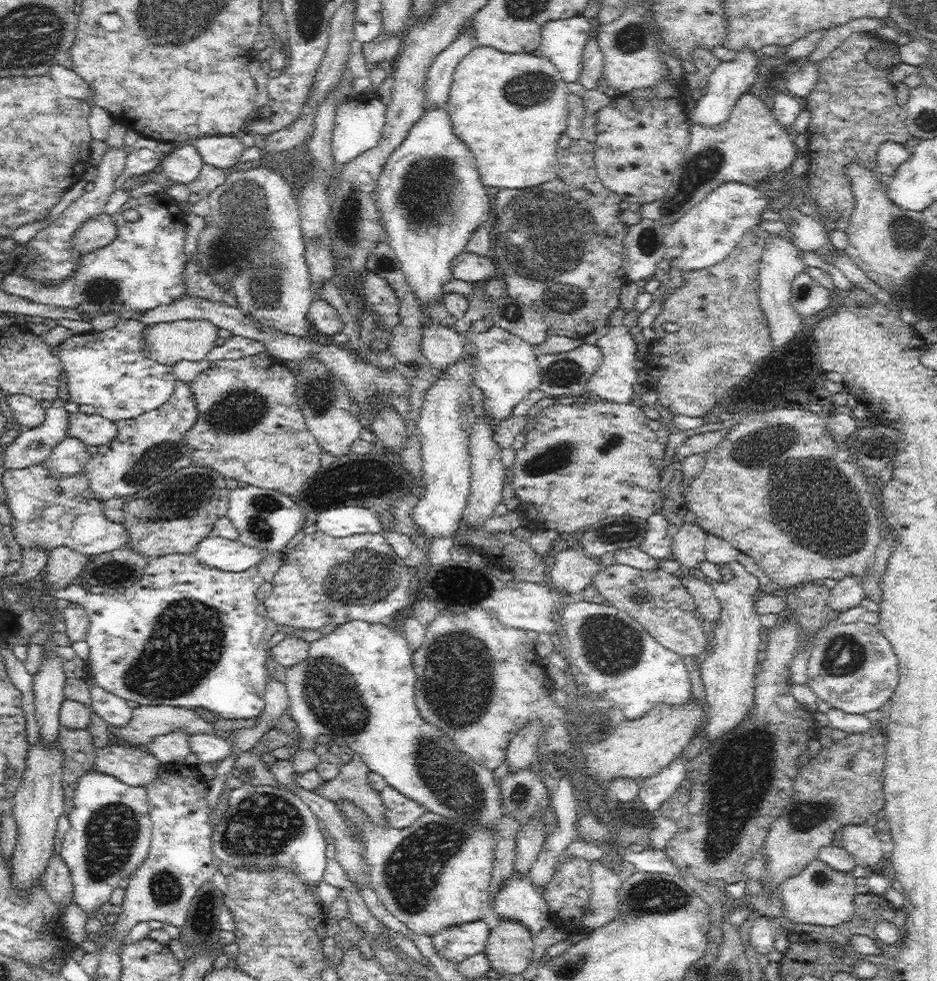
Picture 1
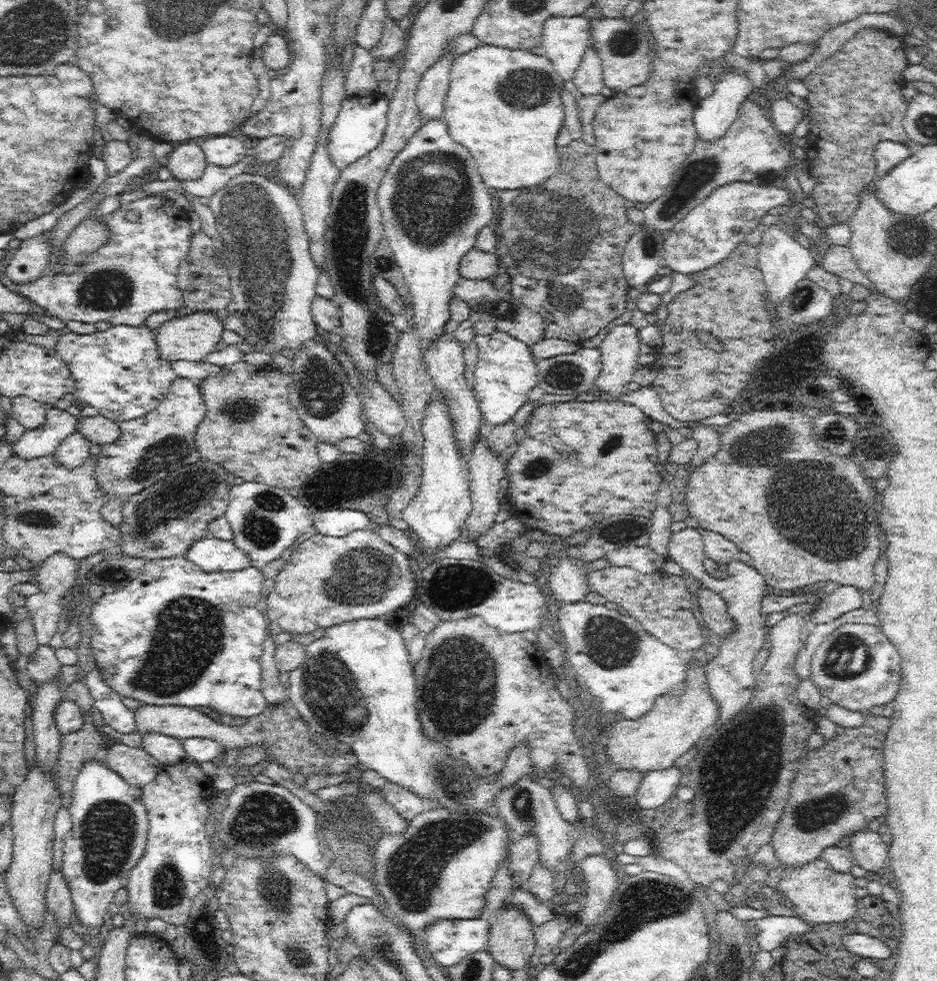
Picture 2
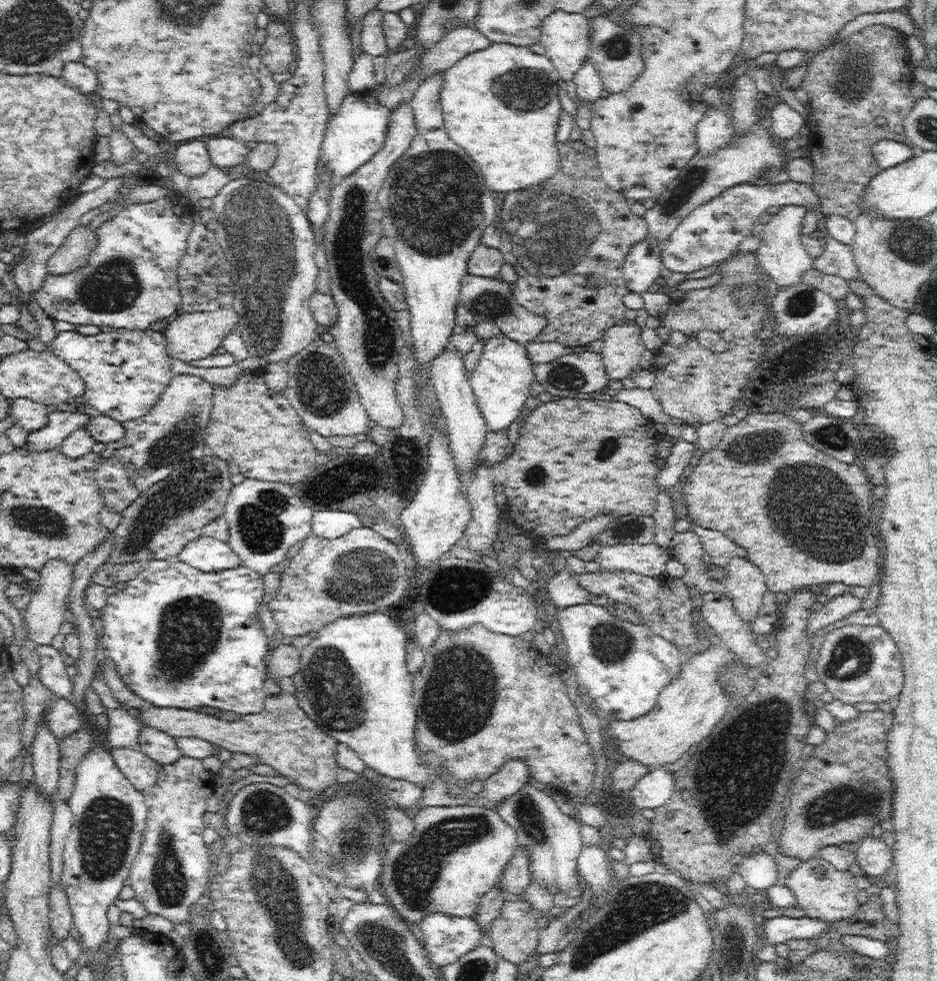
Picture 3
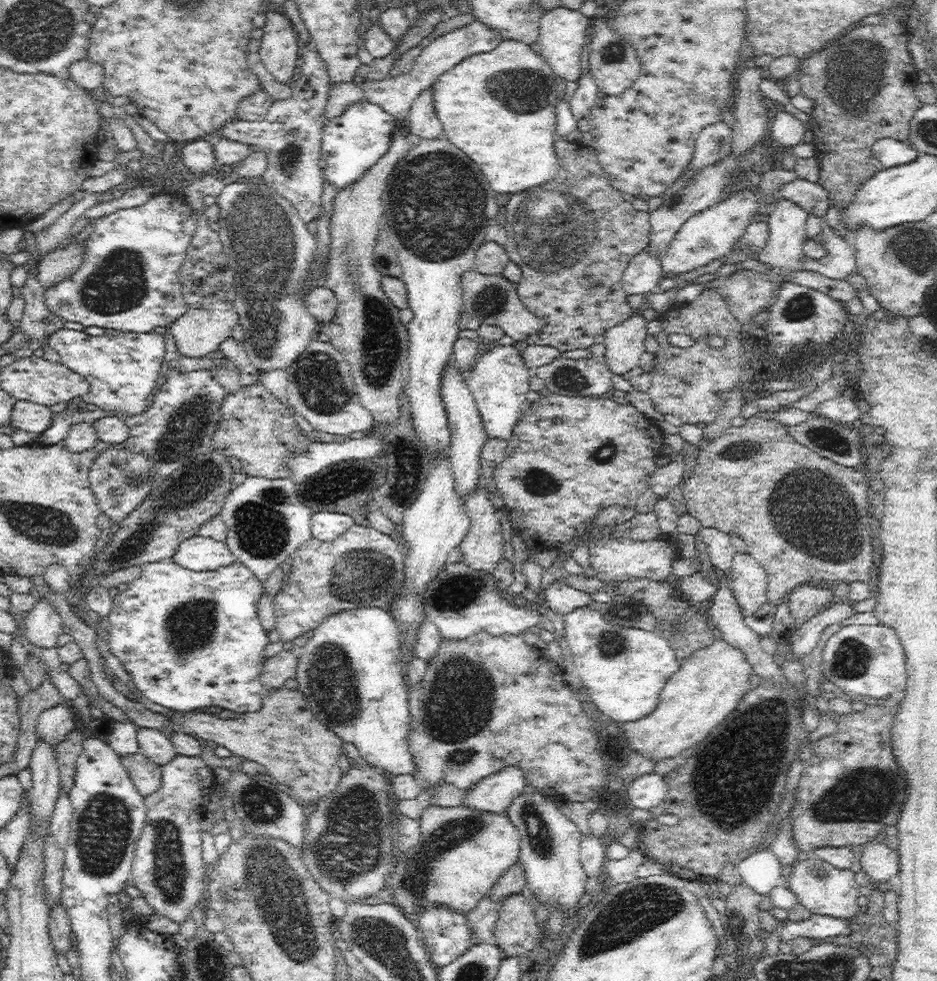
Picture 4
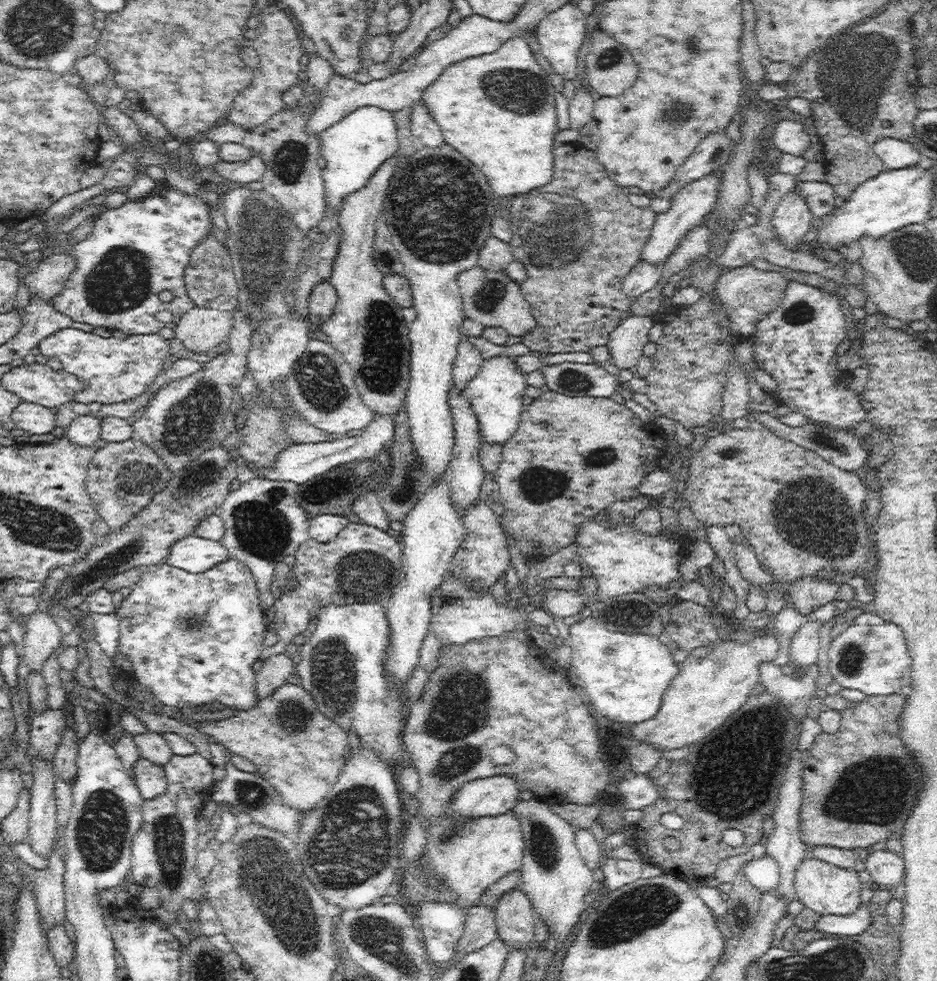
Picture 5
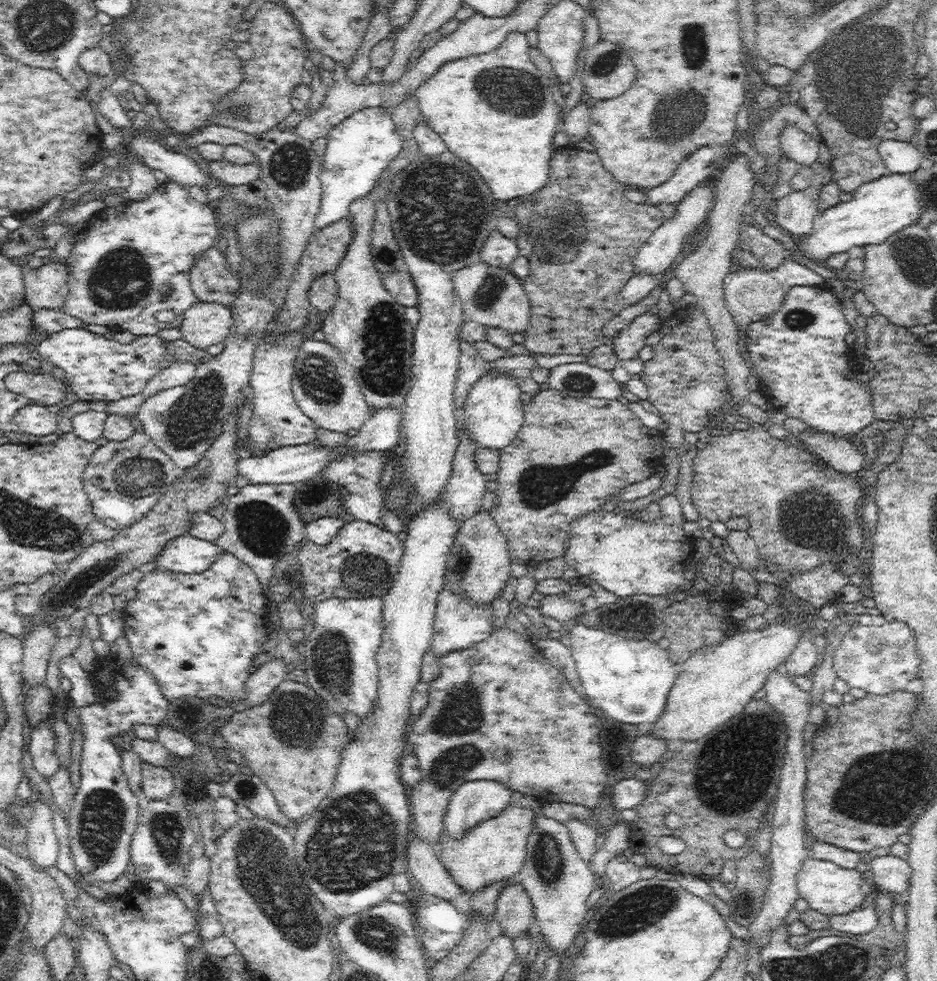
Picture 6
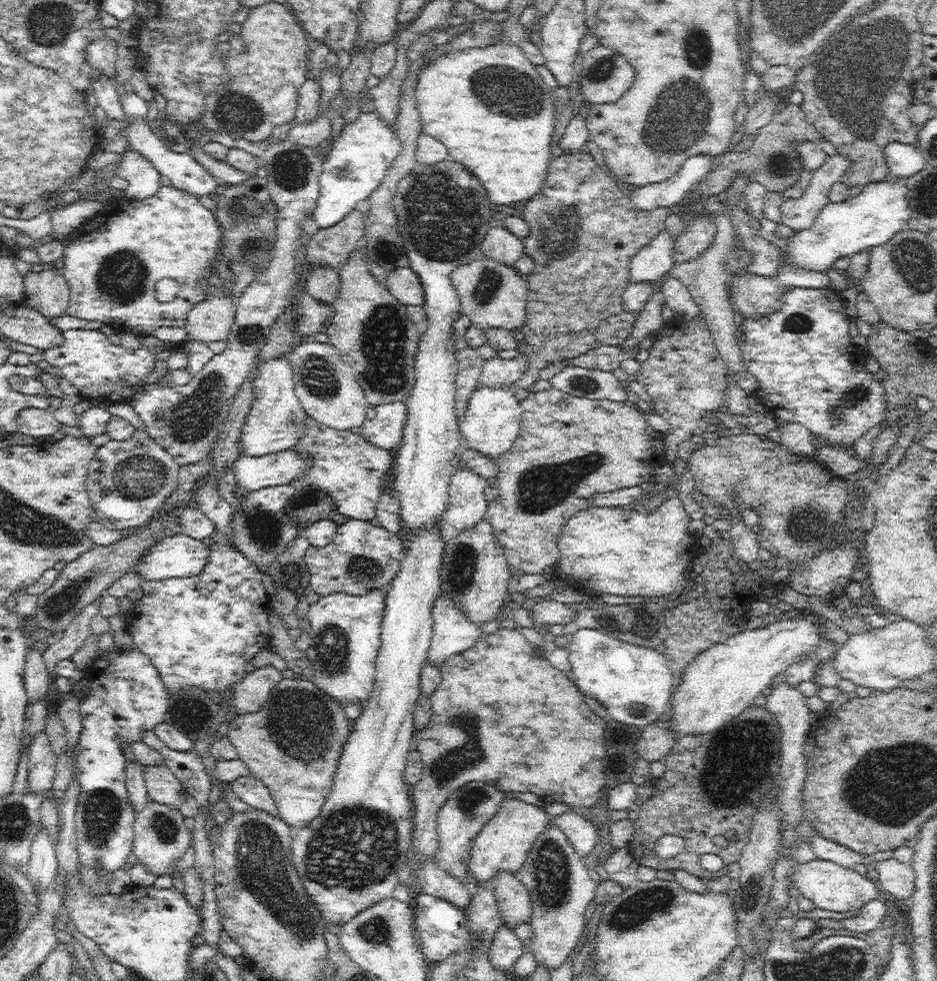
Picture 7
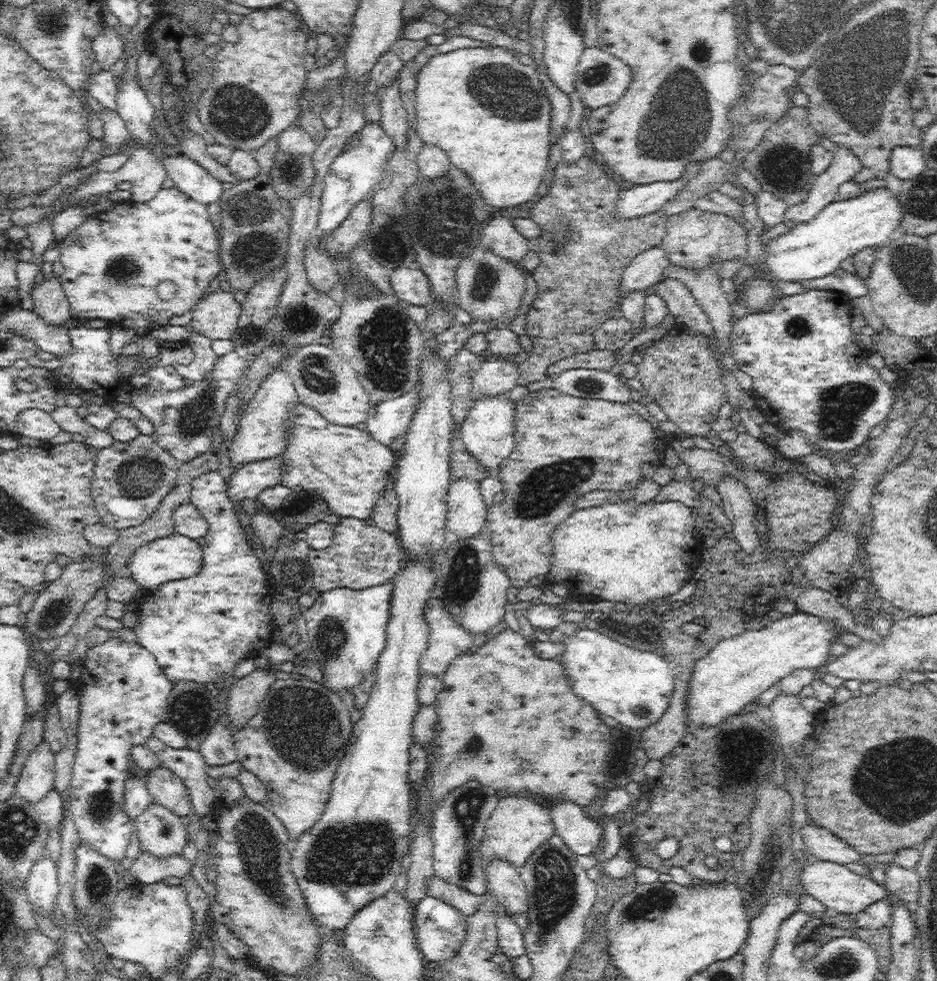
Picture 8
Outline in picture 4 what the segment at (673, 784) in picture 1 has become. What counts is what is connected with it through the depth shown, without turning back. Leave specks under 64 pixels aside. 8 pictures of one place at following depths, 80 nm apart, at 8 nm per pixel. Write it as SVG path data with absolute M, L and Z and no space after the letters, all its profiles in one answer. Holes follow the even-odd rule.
M653 771L645 775L637 776L628 784L627 792L636 809L651 811L666 796L666 775L662 776Z

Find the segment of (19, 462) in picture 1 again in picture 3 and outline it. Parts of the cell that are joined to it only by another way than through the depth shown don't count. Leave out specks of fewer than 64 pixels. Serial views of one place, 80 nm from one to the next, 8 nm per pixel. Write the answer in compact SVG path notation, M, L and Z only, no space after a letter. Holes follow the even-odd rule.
M52 411L48 412L48 422L46 422L46 426L42 426L40 430L29 432L27 438L26 438L26 447L28 447L28 451L34 451L34 452L42 452L47 450L52 450L55 448L59 448L59 446L63 443L63 440L65 438L68 438L74 430L76 430L78 427L86 426L88 422L90 422L90 419L93 419L94 416L90 416L86 413L79 413L72 411Z

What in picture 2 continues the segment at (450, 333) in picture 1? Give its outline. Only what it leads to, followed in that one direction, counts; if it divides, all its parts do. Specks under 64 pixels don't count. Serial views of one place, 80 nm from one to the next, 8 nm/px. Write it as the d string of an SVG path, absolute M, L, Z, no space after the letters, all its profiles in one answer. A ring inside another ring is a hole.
M444 332L436 340L432 340L432 342L424 346L424 358L427 364L427 373L434 381L437 390L447 400L448 412L453 422L453 435L455 436L456 446L459 448L461 455L468 461L472 454L474 442L486 430L486 422L480 412L479 402L464 377L463 348L464 346L452 334Z

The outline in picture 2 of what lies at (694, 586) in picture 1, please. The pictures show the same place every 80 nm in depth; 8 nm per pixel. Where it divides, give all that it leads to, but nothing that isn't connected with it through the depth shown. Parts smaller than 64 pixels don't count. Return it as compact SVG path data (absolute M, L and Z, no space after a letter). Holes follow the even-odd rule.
M701 586L698 591L698 601L702 616L714 633L728 636L736 628L734 617L726 611L726 602L716 592Z

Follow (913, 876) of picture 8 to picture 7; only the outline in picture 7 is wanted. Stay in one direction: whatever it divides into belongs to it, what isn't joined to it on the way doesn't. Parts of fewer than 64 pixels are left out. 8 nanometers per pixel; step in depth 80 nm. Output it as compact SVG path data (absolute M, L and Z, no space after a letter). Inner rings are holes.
M894 857L875 862L878 886L890 892L892 900L911 898L914 894L915 872L910 864L898 862Z

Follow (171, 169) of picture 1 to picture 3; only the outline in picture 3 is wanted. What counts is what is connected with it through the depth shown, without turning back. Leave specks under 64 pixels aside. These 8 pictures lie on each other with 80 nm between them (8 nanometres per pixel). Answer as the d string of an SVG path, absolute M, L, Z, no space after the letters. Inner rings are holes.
M196 139L177 147L173 159L172 166L186 175L189 180L202 176L213 165L210 155L208 155L208 149L206 149L206 143Z

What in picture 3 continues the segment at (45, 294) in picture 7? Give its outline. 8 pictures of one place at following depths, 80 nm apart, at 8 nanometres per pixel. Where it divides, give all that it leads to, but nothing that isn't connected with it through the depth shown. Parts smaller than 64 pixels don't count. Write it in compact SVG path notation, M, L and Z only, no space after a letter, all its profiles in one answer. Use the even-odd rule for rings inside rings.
M81 224L76 226L76 228L68 234L62 246L59 246L58 250L48 259L47 274L52 274L54 278L59 278L61 275L71 273L77 268L84 266L88 262L92 249L96 248L96 233L97 231L92 231L89 226L82 226Z

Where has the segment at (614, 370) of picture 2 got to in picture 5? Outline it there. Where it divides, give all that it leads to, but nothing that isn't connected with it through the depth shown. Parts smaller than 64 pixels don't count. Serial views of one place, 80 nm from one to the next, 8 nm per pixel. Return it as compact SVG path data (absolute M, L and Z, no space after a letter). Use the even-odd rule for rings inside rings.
M628 315L618 327L610 334L607 347L610 349L610 362L621 369L631 369L637 366L638 359L643 355L642 349L648 344L648 334L655 325L650 316Z

